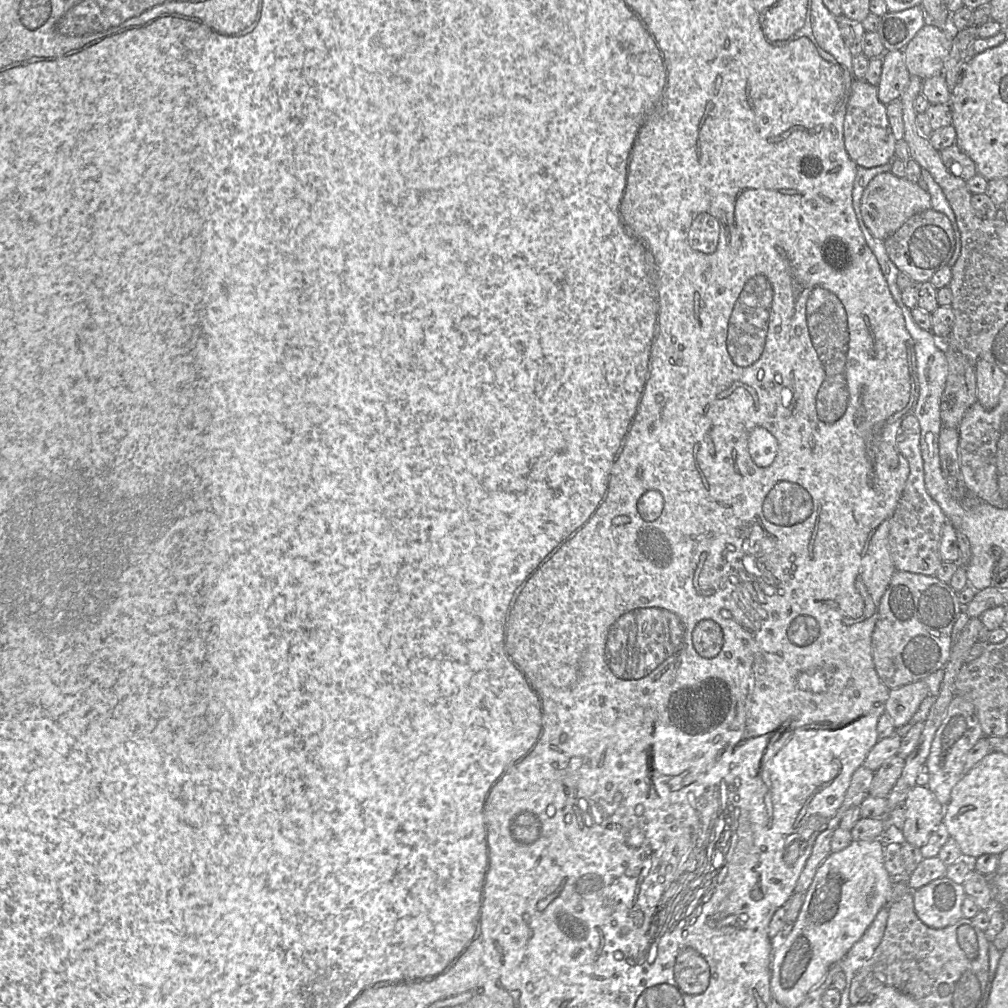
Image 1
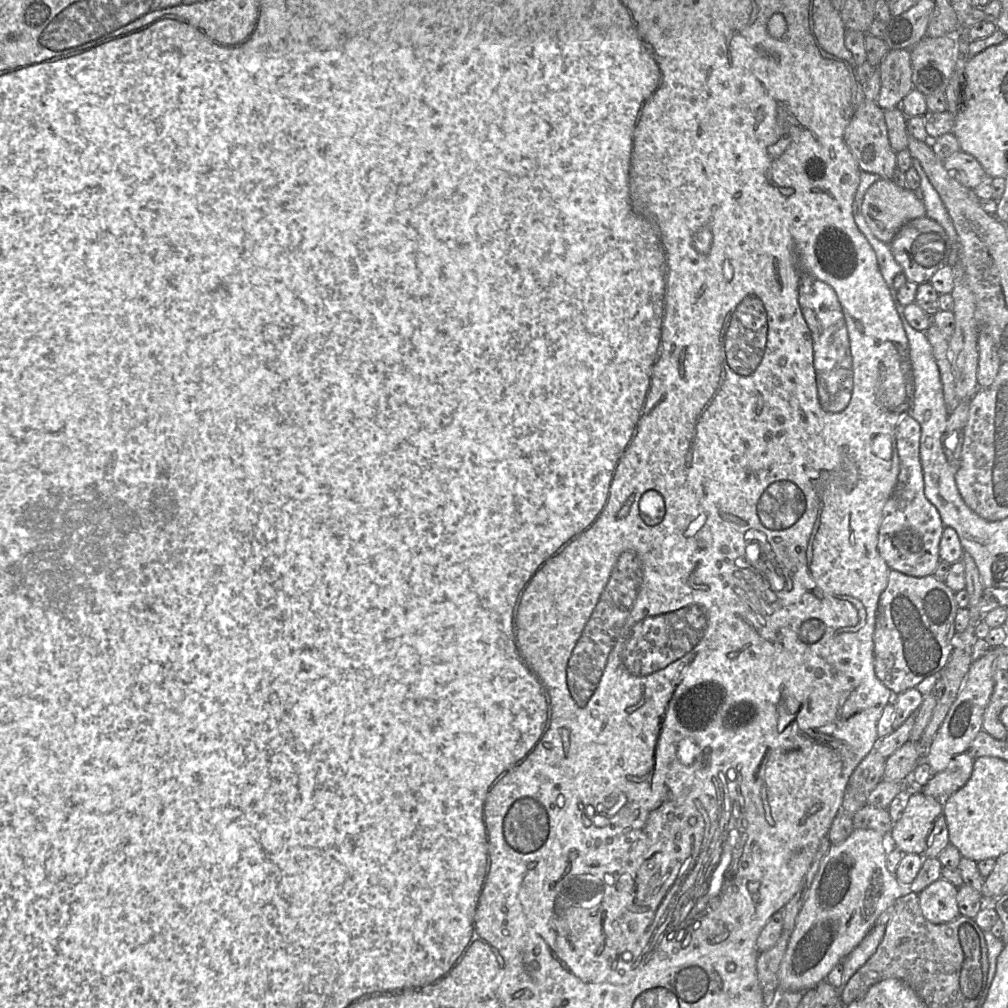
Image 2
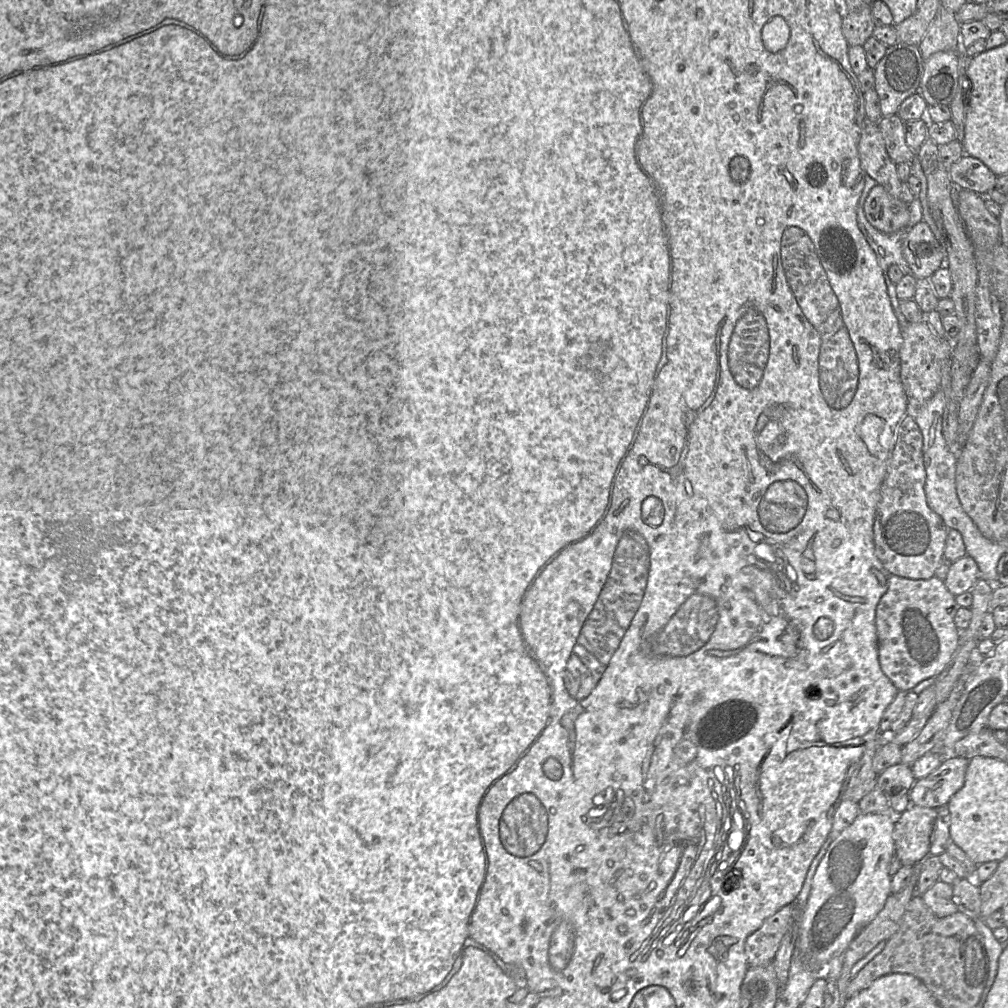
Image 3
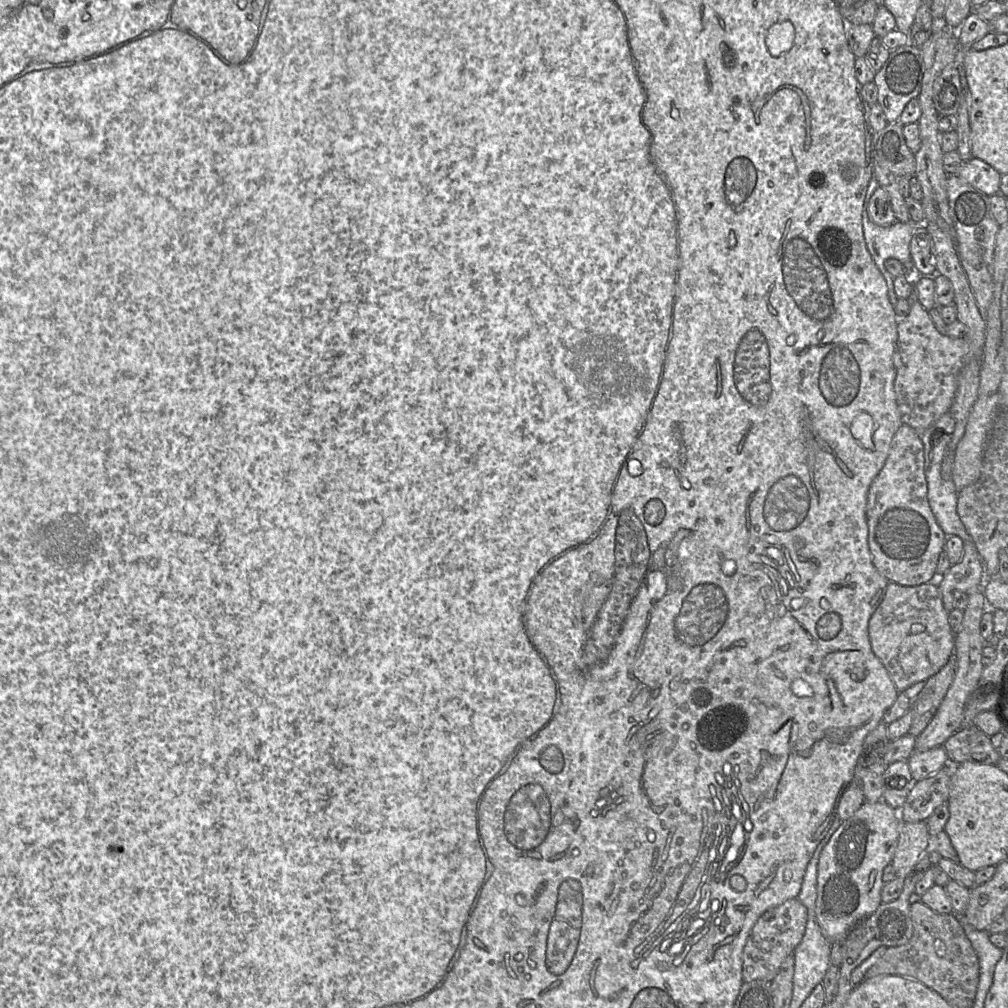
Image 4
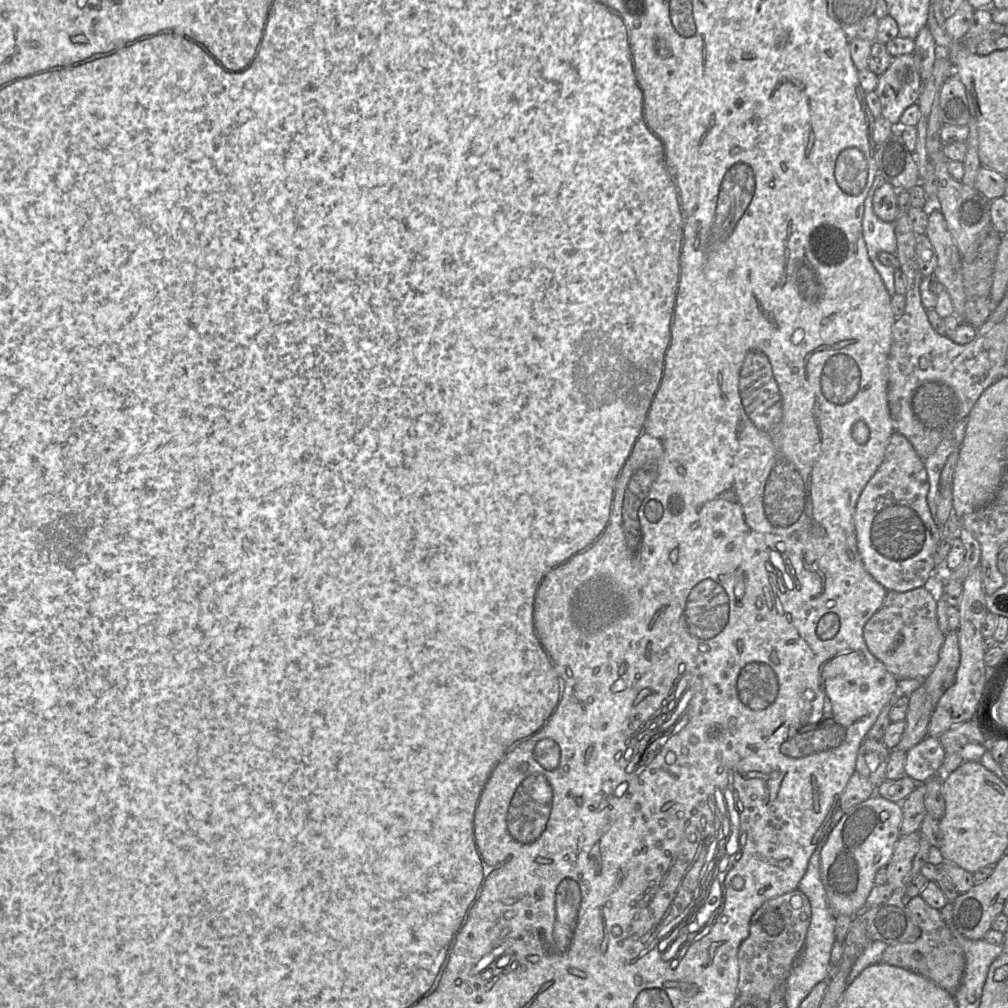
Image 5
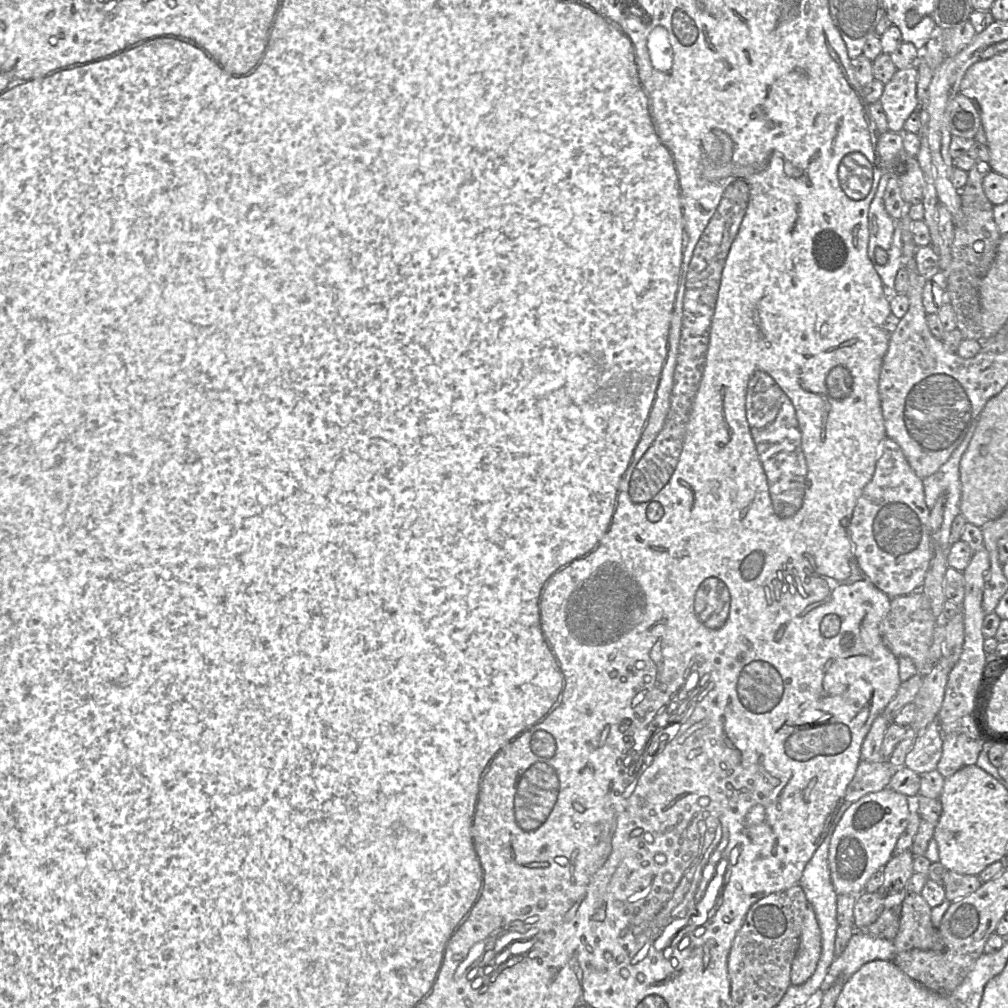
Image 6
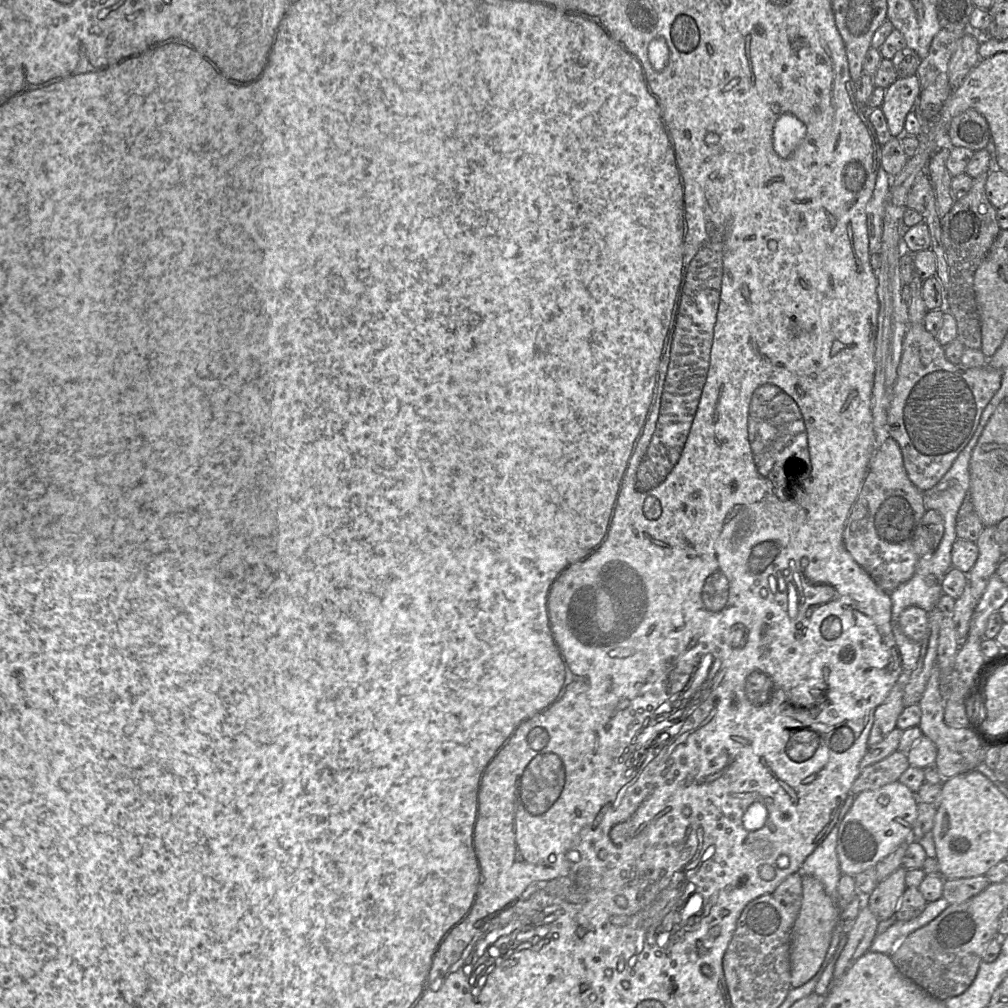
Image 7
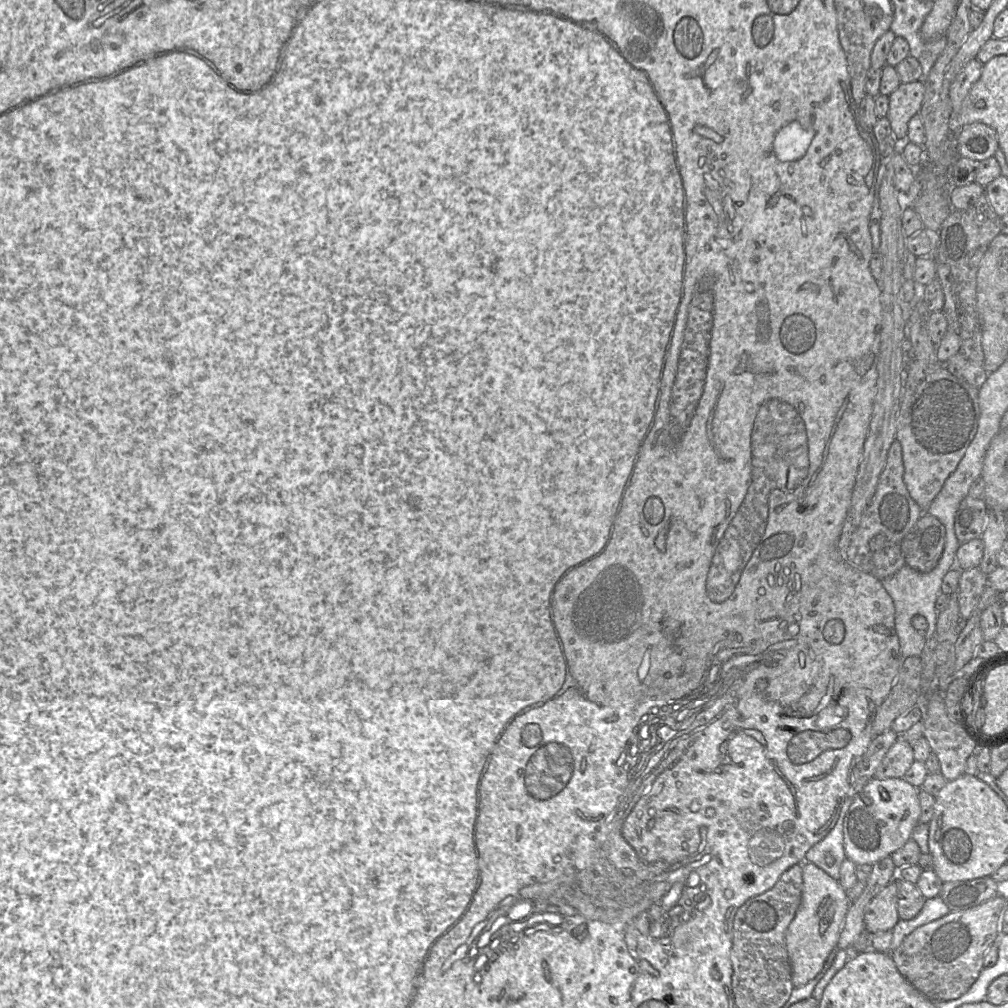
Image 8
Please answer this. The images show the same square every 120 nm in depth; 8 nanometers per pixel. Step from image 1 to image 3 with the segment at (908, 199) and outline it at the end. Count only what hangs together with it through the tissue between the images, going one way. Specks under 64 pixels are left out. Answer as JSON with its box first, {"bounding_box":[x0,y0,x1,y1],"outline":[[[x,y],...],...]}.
{"bounding_box":[864,184,909,233],"outline":[[[876,184],[869,192],[864,212],[868,222],[883,233],[894,233],[907,227],[909,204],[891,196],[886,189]]]}

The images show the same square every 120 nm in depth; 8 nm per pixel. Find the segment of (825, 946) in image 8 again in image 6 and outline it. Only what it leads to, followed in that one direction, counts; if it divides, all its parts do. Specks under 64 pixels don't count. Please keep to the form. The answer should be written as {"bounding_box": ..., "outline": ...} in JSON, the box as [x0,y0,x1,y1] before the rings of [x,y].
{"bounding_box":[791,903,822,985],"outline":[[[808,903],[799,946],[792,962],[791,985],[806,982],[815,972],[822,950],[821,931],[815,912]]]}

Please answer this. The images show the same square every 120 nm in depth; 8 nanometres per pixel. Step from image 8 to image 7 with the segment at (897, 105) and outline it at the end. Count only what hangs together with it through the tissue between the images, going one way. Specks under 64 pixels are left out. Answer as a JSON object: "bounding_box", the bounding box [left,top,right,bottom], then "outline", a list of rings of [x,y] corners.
{"bounding_box":[881,75,920,138],"outline":[[[916,75],[898,78],[885,90],[881,110],[887,121],[890,134],[894,138],[904,135],[907,115],[916,107],[920,94],[920,83]]]}

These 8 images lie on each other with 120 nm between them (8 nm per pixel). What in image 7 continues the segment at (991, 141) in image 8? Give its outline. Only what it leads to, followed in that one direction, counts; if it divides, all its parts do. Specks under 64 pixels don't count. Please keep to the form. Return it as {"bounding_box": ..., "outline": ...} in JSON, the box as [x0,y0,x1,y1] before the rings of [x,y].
{"bounding_box":[948,109,990,152],"outline":[[[967,109],[951,120],[948,130],[948,145],[951,147],[964,147],[976,152],[985,149],[990,141],[988,123],[976,110]]]}

